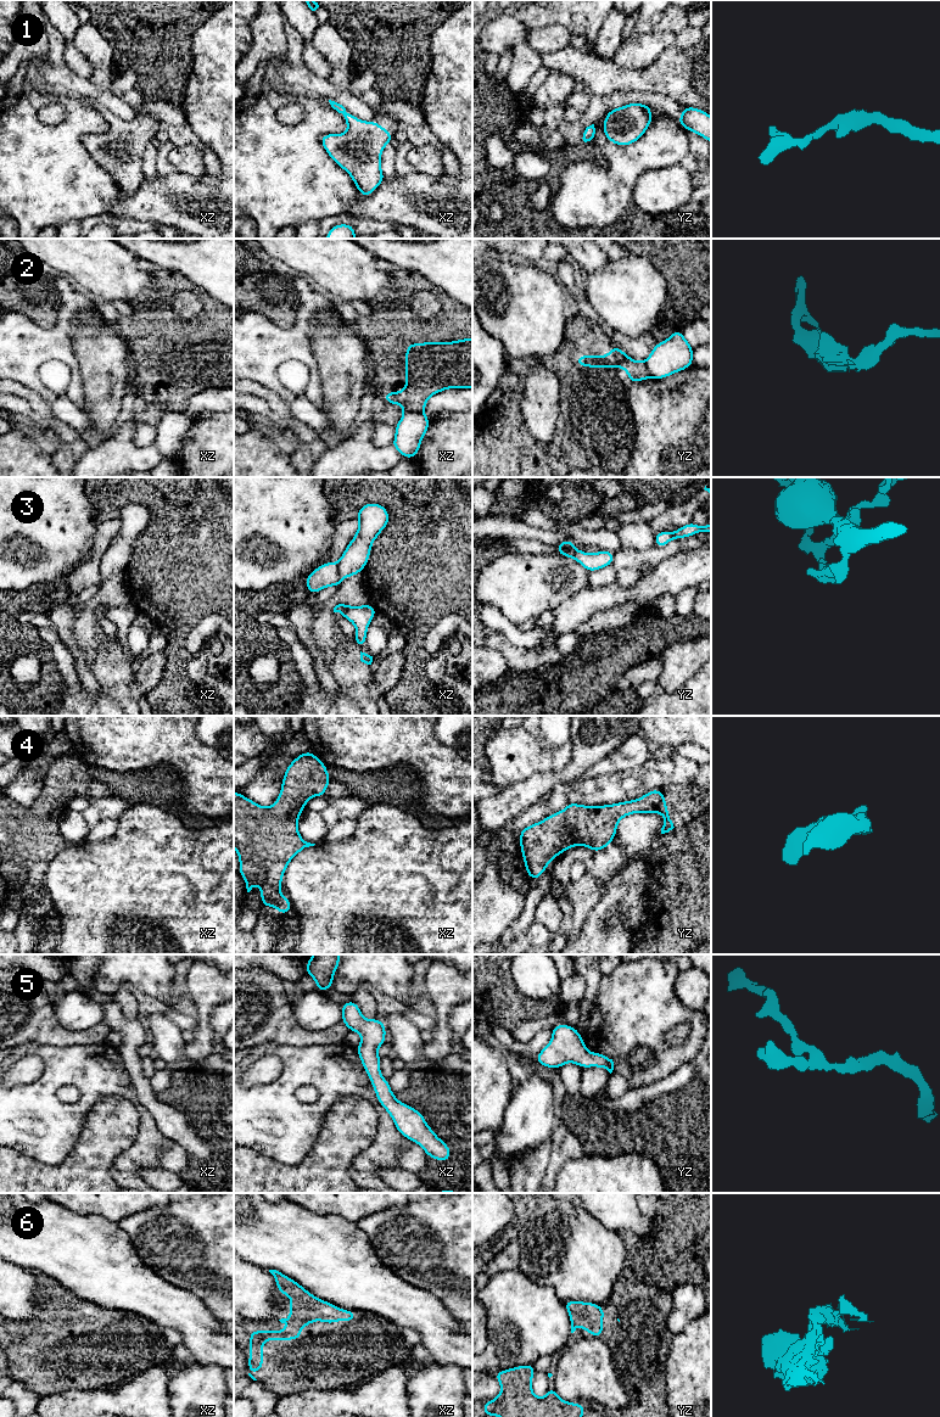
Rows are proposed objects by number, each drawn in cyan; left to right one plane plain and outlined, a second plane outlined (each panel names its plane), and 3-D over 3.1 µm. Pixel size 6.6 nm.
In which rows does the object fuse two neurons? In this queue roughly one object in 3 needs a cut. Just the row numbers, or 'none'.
2, 3

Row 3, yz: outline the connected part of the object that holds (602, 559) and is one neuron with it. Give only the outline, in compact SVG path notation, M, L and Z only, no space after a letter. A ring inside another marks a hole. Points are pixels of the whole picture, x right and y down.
M572 549L566 553L559 553L559 555L575 559L580 562L588 572L611 566L615 553L608 550L599 550L595 554L588 554L578 549Z

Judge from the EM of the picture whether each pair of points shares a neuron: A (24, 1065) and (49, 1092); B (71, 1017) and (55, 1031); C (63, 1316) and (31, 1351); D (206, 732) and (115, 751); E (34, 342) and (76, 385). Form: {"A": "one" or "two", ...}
{"A": "two", "B": "two", "C": "one", "D": "two", "E": "one"}

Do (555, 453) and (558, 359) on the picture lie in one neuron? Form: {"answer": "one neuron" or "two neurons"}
{"answer": "one neuron"}

